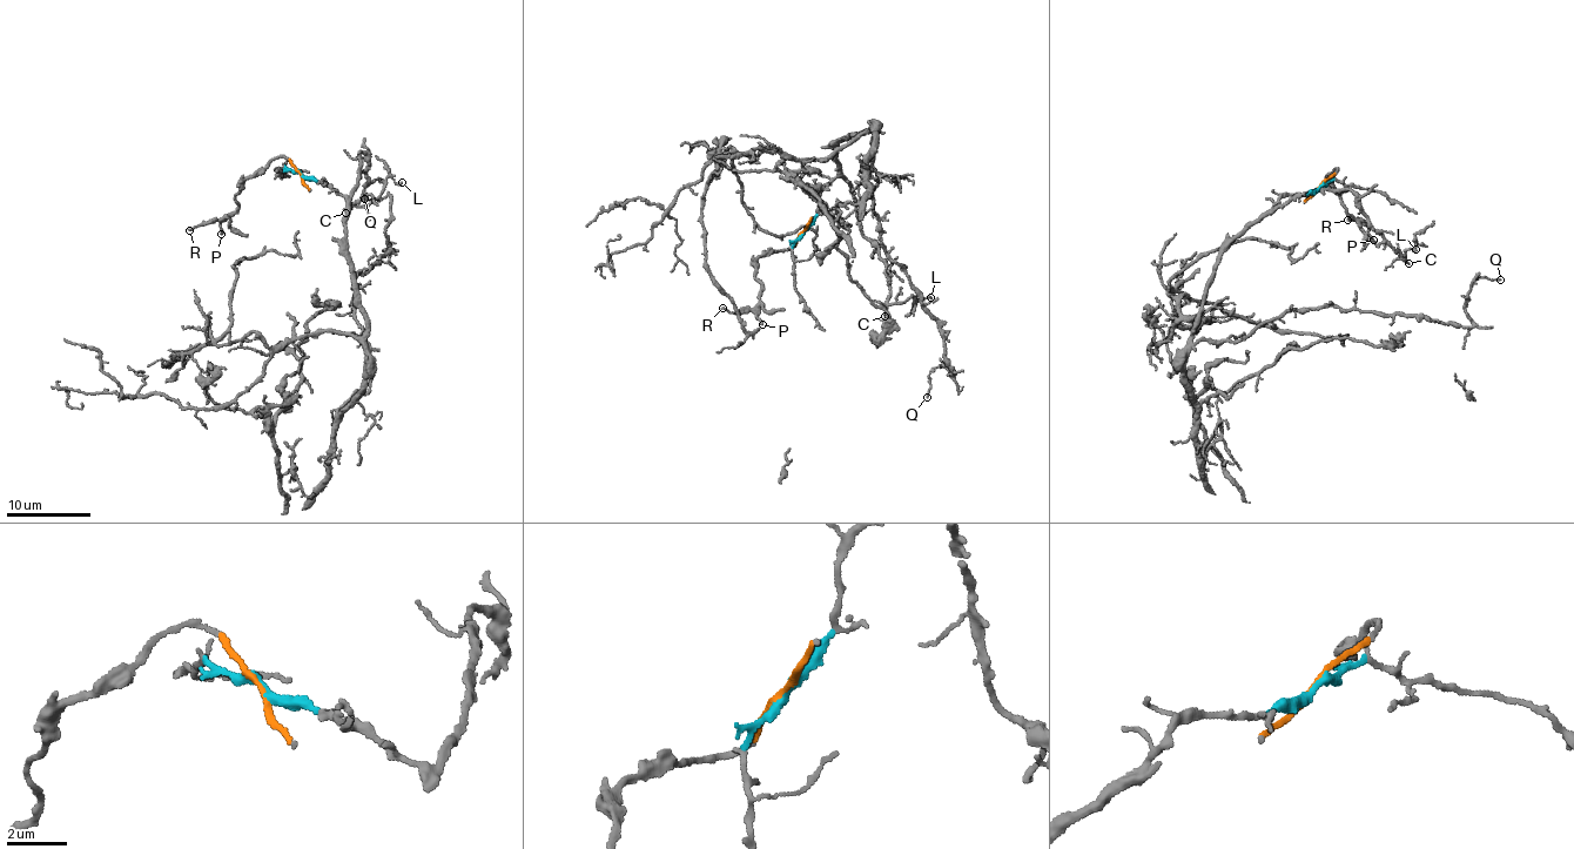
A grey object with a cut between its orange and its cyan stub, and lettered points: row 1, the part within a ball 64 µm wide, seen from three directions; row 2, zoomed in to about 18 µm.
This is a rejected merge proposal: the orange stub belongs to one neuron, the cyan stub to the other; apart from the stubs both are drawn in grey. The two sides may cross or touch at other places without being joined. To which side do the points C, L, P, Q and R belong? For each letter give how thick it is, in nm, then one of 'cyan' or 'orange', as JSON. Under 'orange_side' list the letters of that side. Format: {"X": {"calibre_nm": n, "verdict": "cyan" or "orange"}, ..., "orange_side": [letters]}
{"C": {"calibre_nm": 150, "verdict": "cyan"}, "L": {"calibre_nm": 130, "verdict": "cyan"}, "P": {"calibre_nm": 150, "verdict": "orange"}, "Q": {"calibre_nm": 120, "verdict": "cyan"}, "R": {"calibre_nm": 130, "verdict": "orange"}, "orange_side": ["P", "R"]}

